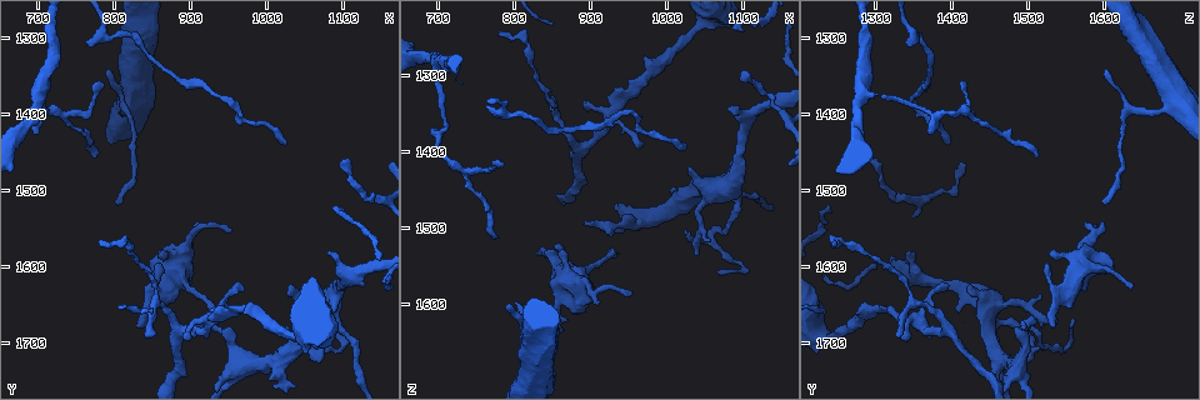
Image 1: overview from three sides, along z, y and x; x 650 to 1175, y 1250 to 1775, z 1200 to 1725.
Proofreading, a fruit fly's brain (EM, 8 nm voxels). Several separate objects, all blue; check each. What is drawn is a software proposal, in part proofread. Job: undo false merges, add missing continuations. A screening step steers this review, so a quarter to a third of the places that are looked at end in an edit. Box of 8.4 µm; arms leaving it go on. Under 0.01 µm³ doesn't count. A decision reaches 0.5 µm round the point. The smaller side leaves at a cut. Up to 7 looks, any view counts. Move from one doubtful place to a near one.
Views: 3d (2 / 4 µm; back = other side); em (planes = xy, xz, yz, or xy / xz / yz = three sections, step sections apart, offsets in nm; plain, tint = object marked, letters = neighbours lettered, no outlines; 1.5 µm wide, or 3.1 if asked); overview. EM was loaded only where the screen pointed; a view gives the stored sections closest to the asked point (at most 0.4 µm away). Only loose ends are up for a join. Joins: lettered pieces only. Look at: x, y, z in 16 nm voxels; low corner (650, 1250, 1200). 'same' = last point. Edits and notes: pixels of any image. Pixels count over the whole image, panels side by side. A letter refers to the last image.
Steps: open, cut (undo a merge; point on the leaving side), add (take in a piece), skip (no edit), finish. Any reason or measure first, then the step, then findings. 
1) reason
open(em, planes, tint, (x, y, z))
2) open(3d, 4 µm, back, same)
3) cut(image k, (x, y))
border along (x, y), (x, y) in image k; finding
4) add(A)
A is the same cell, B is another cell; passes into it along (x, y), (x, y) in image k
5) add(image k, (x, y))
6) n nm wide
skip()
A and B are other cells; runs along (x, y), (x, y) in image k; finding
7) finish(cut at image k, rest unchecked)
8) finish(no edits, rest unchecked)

free end
open(em, planes, letters, (835, 1680, 1535))

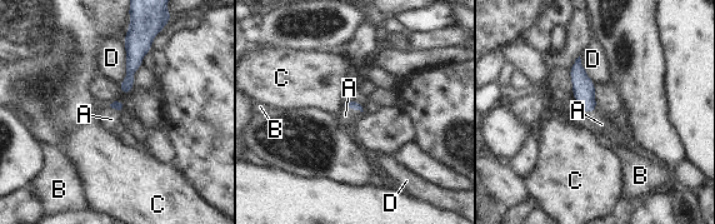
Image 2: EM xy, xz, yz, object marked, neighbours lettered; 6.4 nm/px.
add(A)
A is the same cell, B, C and D are other cells; passes into it along (354, 105), (353, 108), (345, 115) in image 2; it goes on there

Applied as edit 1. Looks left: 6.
redraw
open(overview)

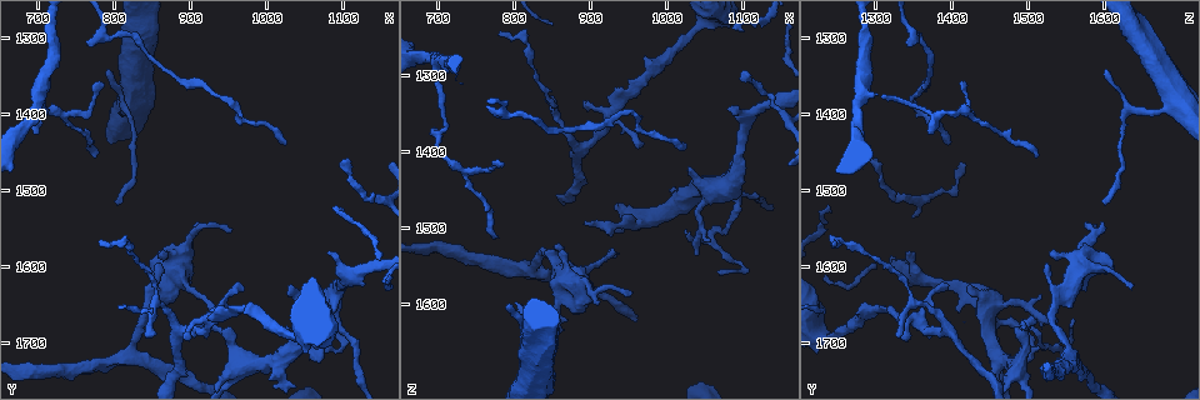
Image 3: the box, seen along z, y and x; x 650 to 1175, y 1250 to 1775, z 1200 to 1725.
an open end
open(em, planes, letters, (970, 1630, 1390))

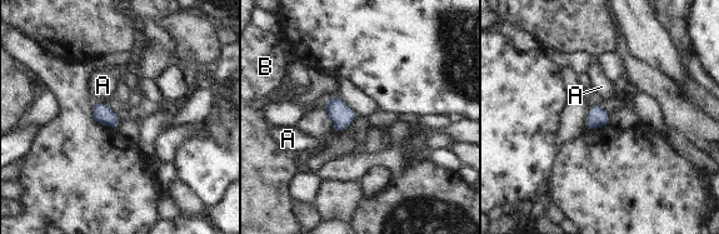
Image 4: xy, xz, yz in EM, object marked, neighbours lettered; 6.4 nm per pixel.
130 nm wide; A touches over 90 nm
skip()
A and B are other cells; no lettered piece goes on from it

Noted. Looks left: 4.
abrupt turn
open(em, xz, step 8, tint, (950, 1385, 1345))

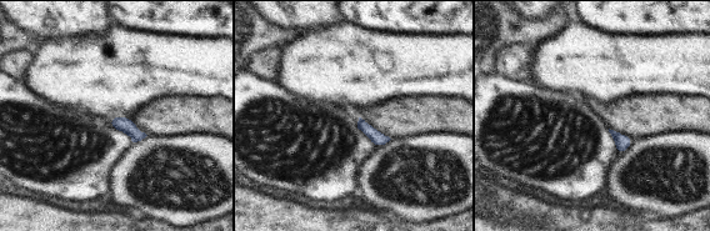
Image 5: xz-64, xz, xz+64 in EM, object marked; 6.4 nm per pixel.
cut it another way
open(em, planes, letters, same)

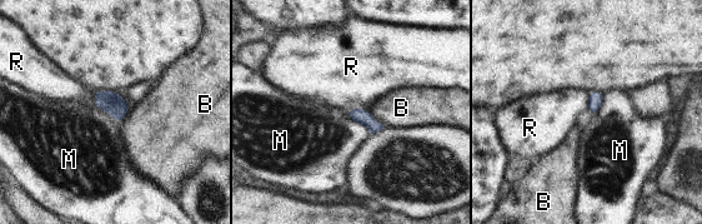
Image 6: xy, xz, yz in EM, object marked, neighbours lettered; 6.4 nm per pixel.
skip()
B, M and R are other cells; border along (587, 91), (588, 113) in image 6; all the same neuron

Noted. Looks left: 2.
finish(add at image 2, rest unchecked)

